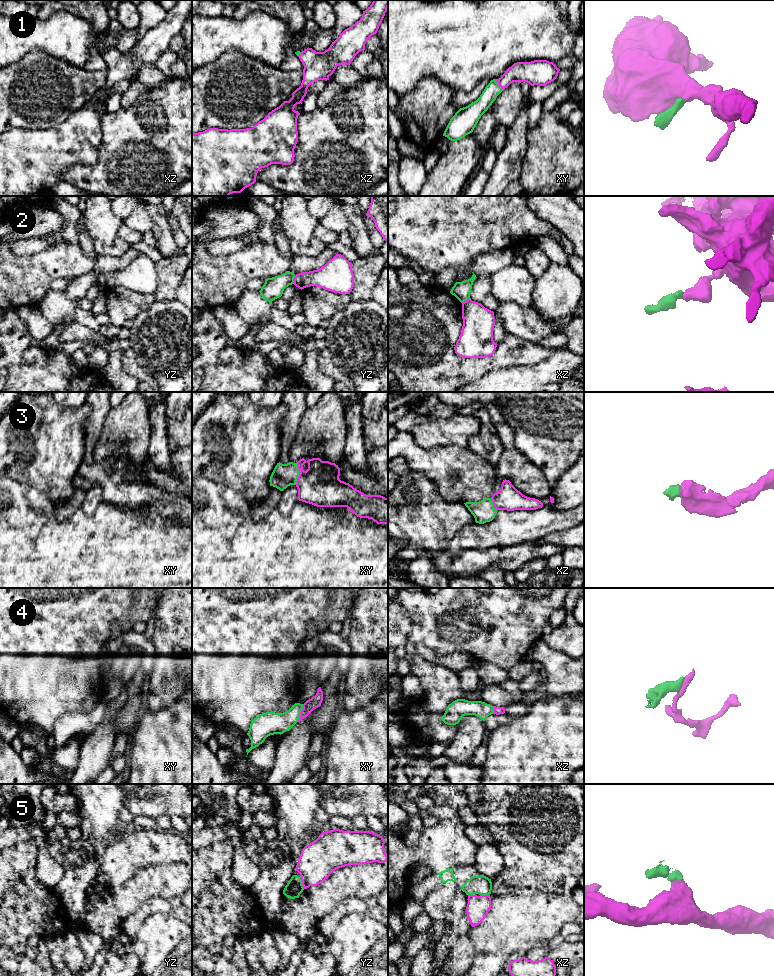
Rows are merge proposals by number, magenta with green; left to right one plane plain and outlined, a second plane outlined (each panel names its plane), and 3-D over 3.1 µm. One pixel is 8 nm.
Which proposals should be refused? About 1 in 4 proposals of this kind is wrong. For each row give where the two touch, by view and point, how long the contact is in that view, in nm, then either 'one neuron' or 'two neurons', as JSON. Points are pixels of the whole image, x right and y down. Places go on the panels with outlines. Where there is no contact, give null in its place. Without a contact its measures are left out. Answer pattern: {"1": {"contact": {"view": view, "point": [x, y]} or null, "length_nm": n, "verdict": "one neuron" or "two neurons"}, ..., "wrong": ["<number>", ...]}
{"1": {"contact": {"view": "xy", "point": [498, 84]}, "length_nm": 110, "verdict": "one neuron"}, "2": {"contact": {"view": "yz", "point": [294, 279]}, "length_nm": 70, "verdict": "two neurons"}, "3": {"contact": {"view": "xy", "point": [299, 474]}, "length_nm": 180, "verdict": "one neuron"}, "4": {"contact": {"view": "xy", "point": [300, 713]}, "length_nm": 150, "verdict": "one neuron"}, "5": {"contact": {"view": "yz", "point": [302, 884]}, "length_nm": 90, "verdict": "one neuron"}, "wrong": ["2"]}

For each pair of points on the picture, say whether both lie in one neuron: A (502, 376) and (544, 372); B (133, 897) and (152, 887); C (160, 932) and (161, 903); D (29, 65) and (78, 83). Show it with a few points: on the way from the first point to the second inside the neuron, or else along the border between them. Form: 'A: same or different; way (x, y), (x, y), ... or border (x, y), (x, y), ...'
A: same; way (512, 376), (534, 376)
B: same; way (138, 892), (143, 887), (147, 887)
C: different; border (169, 912), (154, 912), (141, 925)
D: same; way (41, 77), (47, 83), (66, 83)

